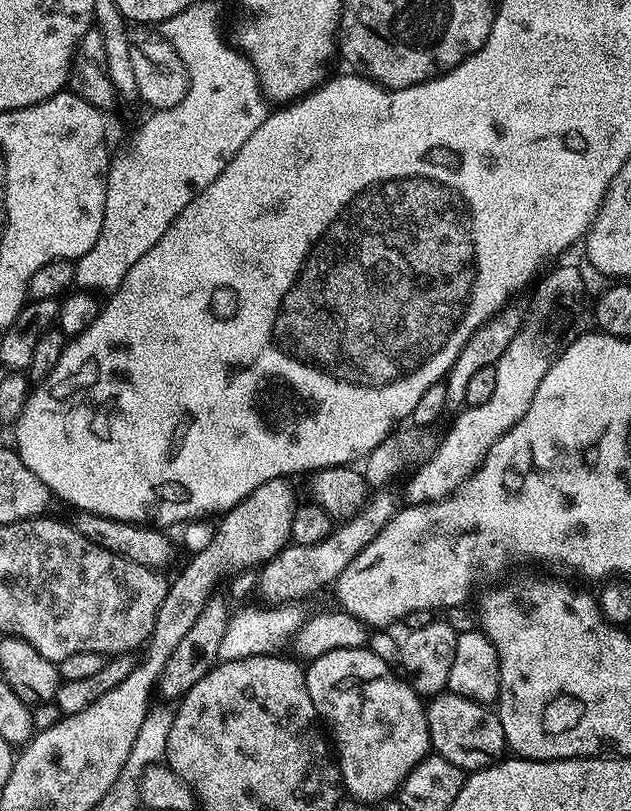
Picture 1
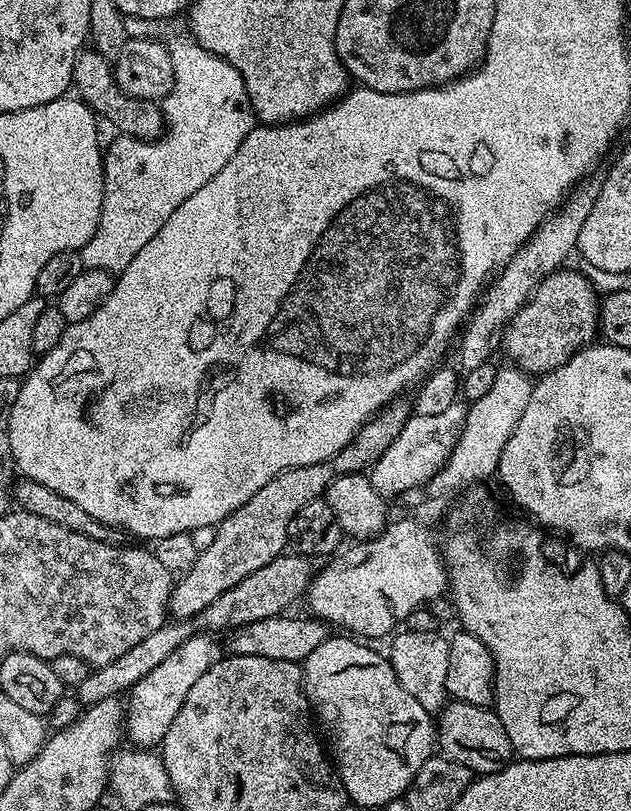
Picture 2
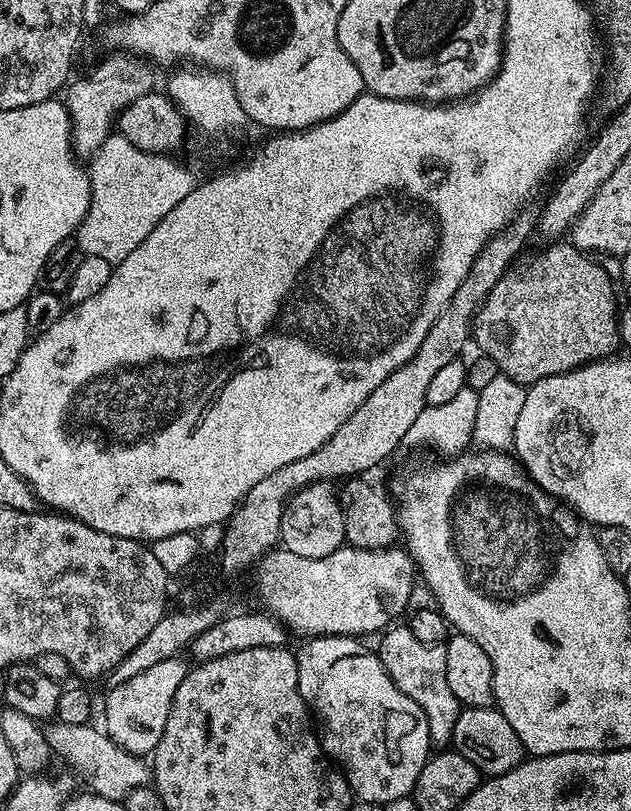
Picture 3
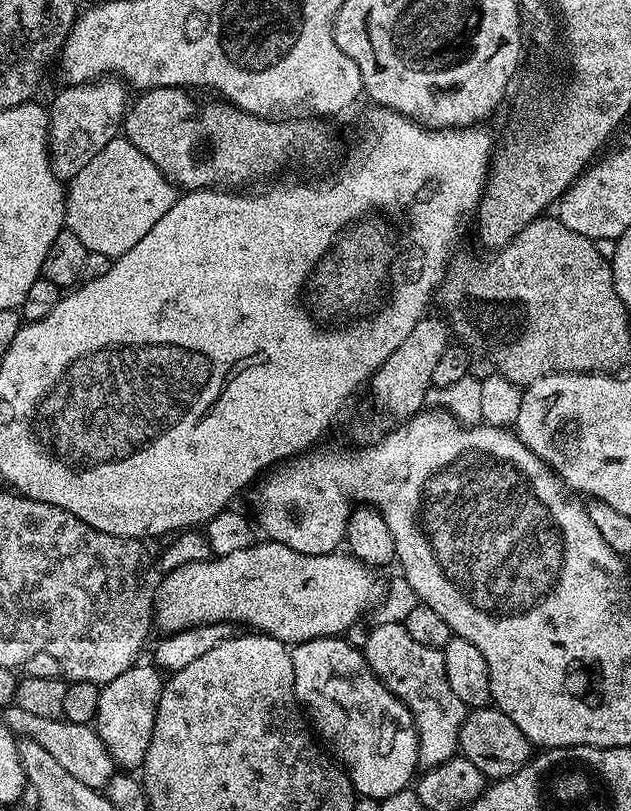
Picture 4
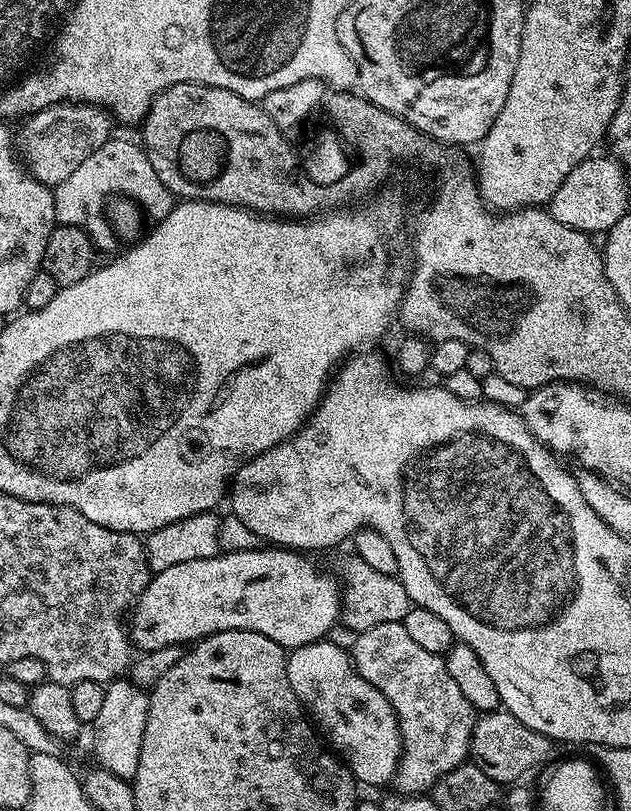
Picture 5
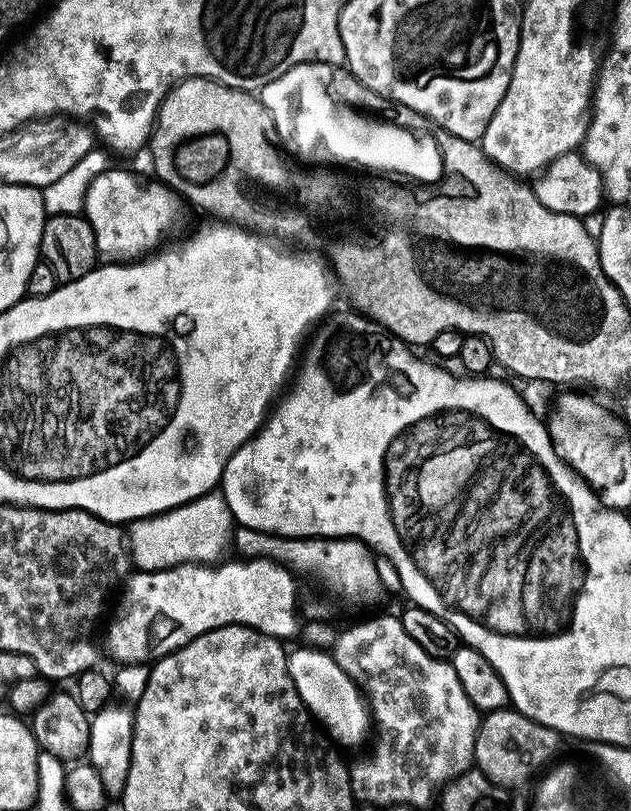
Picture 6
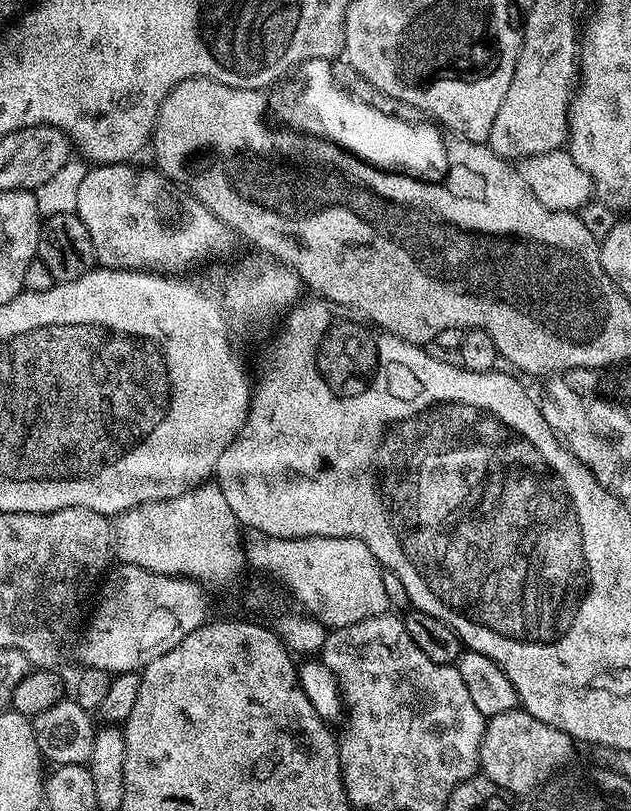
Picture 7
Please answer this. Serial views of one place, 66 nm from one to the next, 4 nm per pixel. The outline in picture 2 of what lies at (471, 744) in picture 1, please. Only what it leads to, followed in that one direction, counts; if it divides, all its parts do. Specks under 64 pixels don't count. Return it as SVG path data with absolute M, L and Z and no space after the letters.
M461 700L444 705L438 716L438 748L454 762L462 762L474 774L488 776L512 763L512 743L506 735L506 726L496 717L492 708L470 706Z

